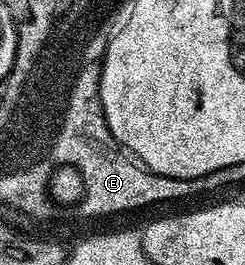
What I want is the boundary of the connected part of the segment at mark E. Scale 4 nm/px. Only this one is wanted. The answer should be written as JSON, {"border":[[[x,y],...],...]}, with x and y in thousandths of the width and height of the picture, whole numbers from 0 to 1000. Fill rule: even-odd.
{"border":[[[408,238],[363,242],[359,264],[327,279],[310,355],[294,355],[294,400],[278,400],[278,460],[261,460],[261,506],[245,506],[245,536],[229,536],[229,566],[208,589],[208,619],[176,638],[139,611],[139,657],[122,664],[188,664],[229,604],[245,619],[294,611],[335,649],[359,709],[343,747],[351,770],[327,777],[343,785],[343,830],[424,823],[437,808],[506,808],[518,792],[571,792],[584,777],[637,777],[649,762],[718,762],[731,747],[784,747],[796,732],[865,732],[902,713],[898,672],[882,672],[882,687],[833,687],[820,672],[682,672],[633,657],[494,562],[416,423]]]}

